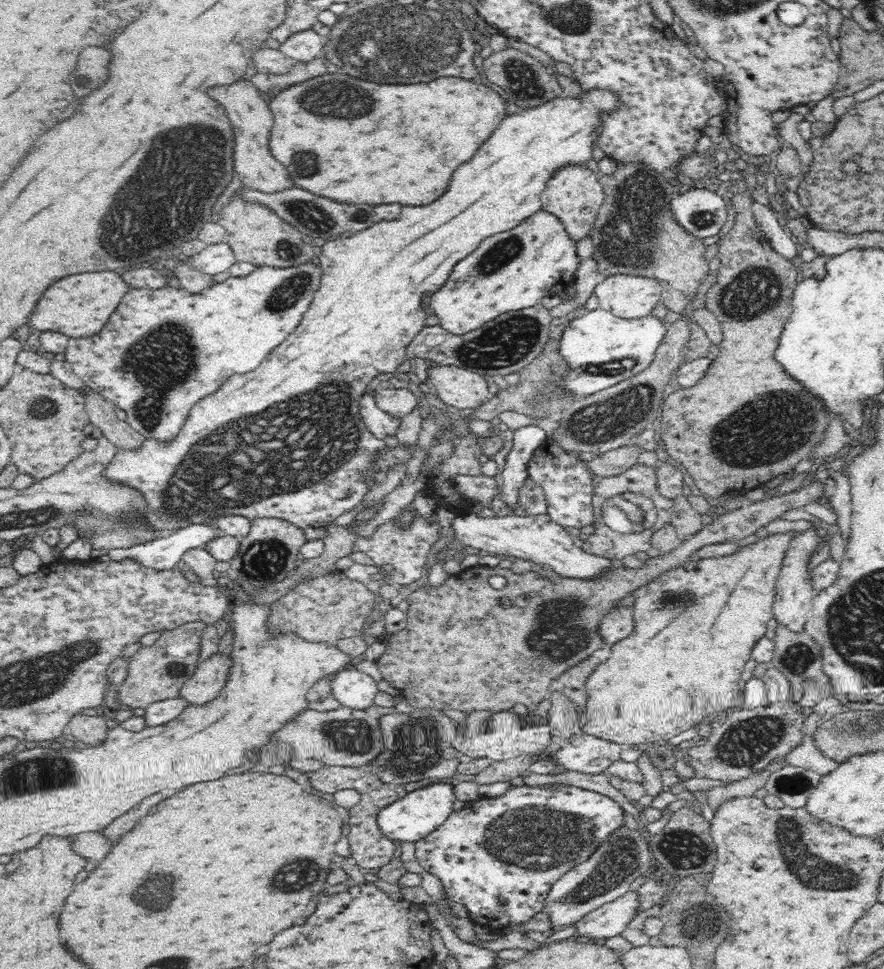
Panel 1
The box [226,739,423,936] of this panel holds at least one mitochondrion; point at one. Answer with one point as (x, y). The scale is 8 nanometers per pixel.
(297, 875)

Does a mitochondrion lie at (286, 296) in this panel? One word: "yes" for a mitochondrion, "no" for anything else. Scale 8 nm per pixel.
yes

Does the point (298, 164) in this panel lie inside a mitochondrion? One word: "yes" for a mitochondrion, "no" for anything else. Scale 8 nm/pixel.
yes

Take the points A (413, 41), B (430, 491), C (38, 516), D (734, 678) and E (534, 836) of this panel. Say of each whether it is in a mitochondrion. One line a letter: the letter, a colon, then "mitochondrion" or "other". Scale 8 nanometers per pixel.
A: mitochondrion
B: other
C: mitochondrion
D: other
E: mitochondrion

